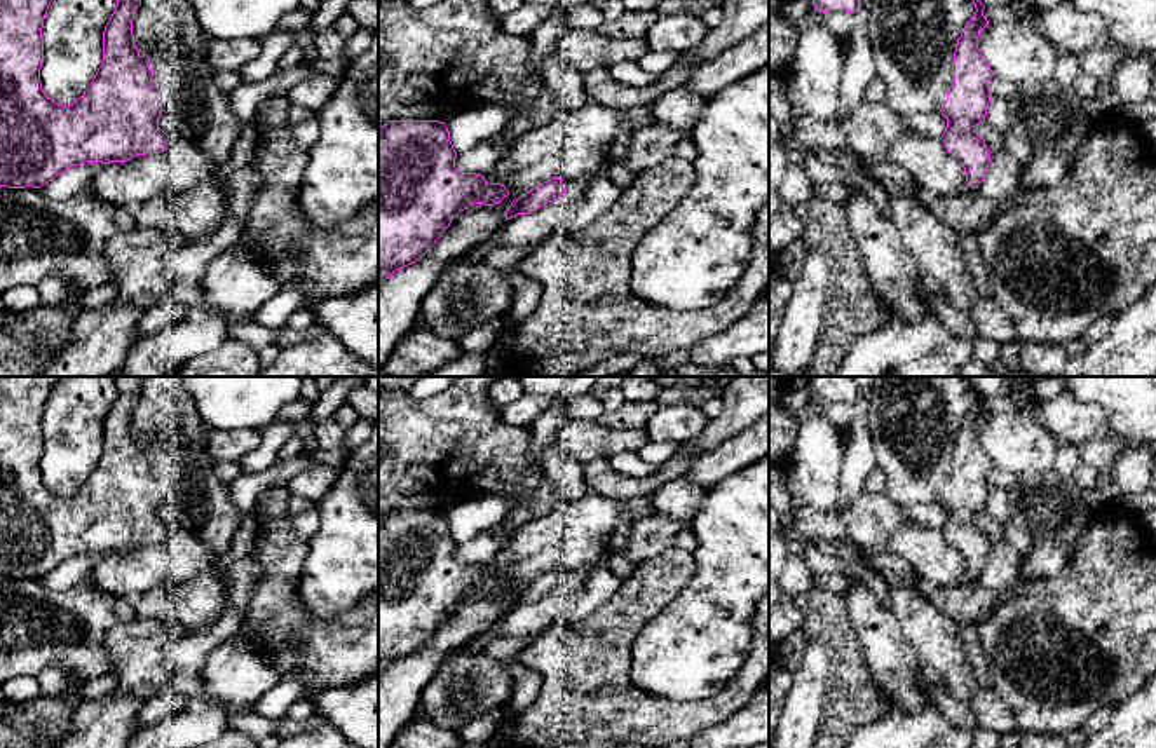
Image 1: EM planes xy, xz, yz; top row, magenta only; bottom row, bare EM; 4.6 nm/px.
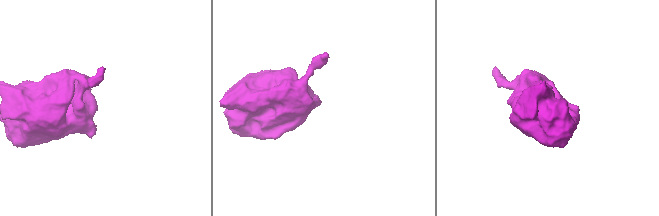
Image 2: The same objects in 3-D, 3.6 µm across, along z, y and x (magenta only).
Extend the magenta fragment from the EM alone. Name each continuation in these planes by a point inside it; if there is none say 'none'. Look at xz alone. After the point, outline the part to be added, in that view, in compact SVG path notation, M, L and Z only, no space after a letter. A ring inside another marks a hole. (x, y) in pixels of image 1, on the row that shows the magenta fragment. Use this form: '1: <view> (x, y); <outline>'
1: xz (574, 189); M593 174L582 176L579 180L563 180L565 195L570 199L579 199L591 185Z

